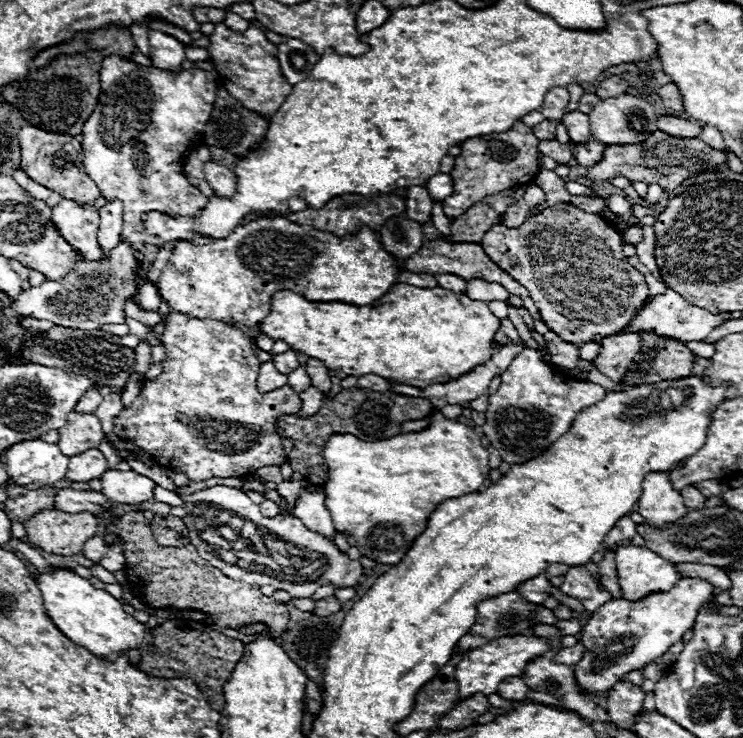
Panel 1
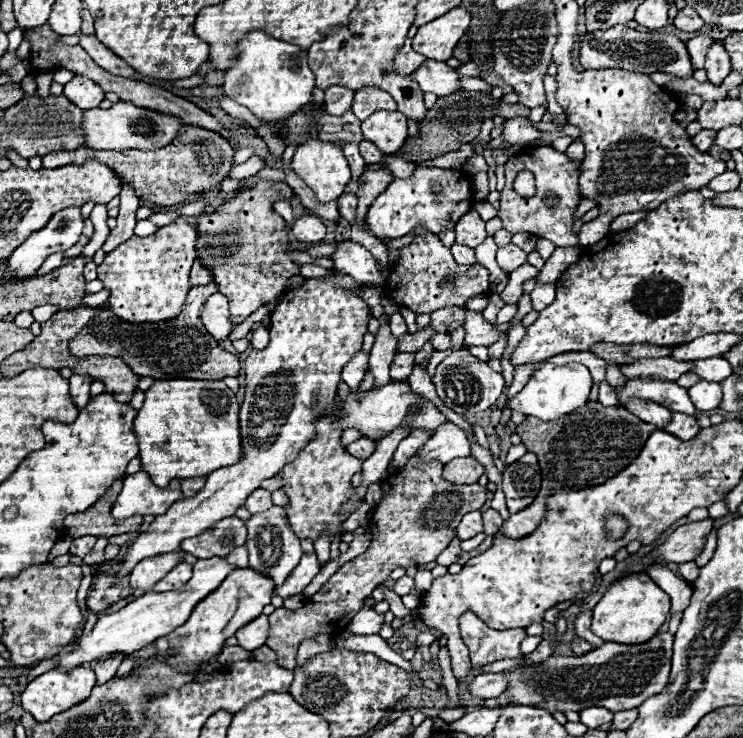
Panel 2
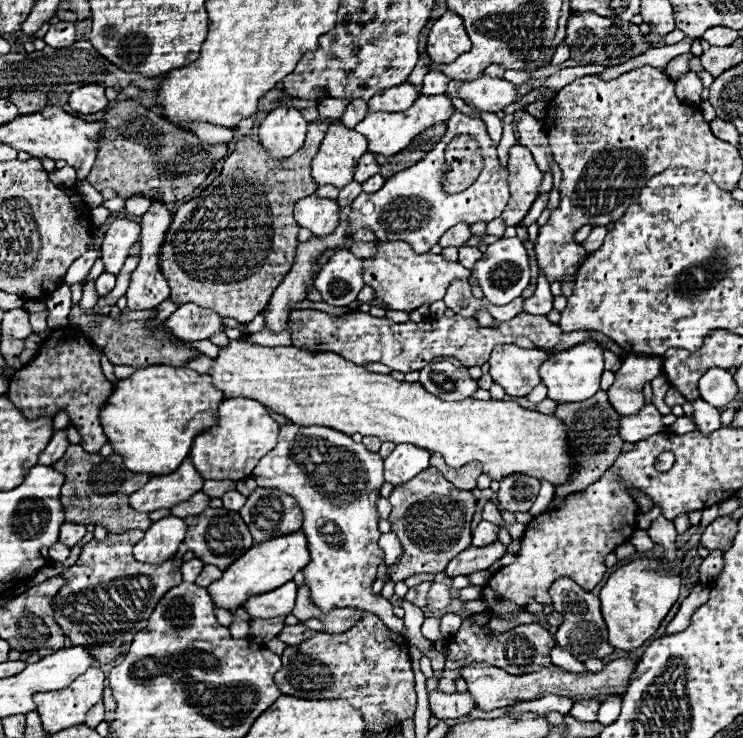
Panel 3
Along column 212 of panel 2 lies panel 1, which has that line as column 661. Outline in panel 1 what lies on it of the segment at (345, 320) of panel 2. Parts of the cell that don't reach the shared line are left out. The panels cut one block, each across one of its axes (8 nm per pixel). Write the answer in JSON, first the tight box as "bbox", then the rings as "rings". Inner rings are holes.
{"bbox":[636,472,688,526],"rings":[[[650,472],[642,482],[642,496],[636,502],[638,514],[652,526],[662,526],[682,518],[688,508],[682,494],[670,484],[668,472]]]}

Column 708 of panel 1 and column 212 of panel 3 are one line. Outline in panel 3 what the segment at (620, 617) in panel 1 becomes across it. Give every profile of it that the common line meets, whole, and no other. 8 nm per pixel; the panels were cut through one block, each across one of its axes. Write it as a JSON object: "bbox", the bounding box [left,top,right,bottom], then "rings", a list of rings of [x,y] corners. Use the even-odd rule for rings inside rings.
{"bbox":[208,530,310,610],"rings":[[[302,530],[278,536],[278,540],[266,540],[262,544],[254,544],[250,552],[246,552],[242,558],[238,558],[230,568],[224,572],[224,576],[208,586],[208,592],[218,608],[224,610],[236,610],[240,604],[244,604],[250,596],[270,592],[274,588],[280,588],[282,584],[290,582],[296,572],[304,570],[306,564],[310,564],[310,552],[308,552],[308,540]]]}

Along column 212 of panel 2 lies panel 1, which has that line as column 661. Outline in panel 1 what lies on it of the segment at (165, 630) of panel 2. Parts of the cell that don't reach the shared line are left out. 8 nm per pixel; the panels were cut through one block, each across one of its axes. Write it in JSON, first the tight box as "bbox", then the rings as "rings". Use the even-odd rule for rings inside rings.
{"bbox":[616,544,682,600],"rings":[[[634,544],[616,548],[616,572],[622,596],[628,600],[640,600],[650,592],[668,592],[682,578],[668,560]]]}

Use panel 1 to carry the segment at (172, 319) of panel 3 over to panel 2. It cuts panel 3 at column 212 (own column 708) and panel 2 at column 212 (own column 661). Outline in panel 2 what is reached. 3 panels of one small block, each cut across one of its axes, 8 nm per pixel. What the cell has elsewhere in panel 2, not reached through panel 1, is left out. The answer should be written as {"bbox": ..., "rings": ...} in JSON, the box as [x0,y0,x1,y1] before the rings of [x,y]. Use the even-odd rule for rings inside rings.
{"bbox":[202,292,232,340],"rings":[[[222,292],[212,294],[202,308],[202,322],[206,326],[206,330],[216,338],[216,340],[224,340],[228,338],[230,330],[232,330],[232,322],[228,316],[228,298]]]}

